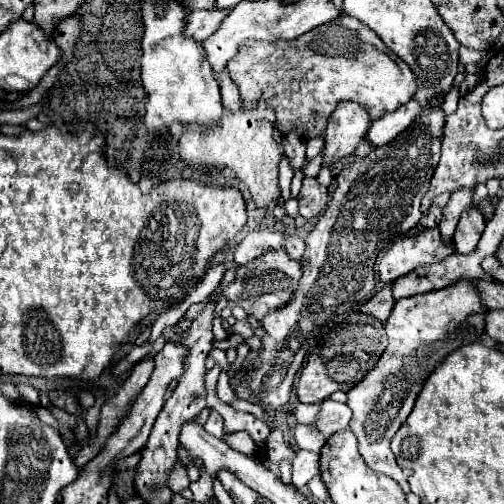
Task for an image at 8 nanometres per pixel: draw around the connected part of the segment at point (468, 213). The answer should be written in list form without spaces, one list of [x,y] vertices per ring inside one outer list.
[[[469,206],[461,214],[455,236],[453,236],[459,254],[473,252],[477,248],[477,244],[479,244],[479,238],[483,234],[483,230],[485,230],[485,218],[483,218],[481,210],[477,206]]]

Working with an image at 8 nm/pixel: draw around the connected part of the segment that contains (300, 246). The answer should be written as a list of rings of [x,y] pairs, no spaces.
[[[287,234],[287,238],[285,238],[285,250],[291,254],[291,258],[301,260],[301,254],[305,252],[305,242],[299,236],[295,236],[295,234]]]

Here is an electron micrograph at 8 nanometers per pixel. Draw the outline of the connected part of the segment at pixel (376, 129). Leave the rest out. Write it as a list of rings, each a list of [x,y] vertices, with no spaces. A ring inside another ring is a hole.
[[[409,100],[405,106],[399,106],[393,112],[387,112],[385,116],[371,122],[371,126],[365,132],[365,142],[373,146],[383,146],[397,138],[405,126],[413,124],[413,118],[417,118],[417,106],[413,106],[413,100]]]

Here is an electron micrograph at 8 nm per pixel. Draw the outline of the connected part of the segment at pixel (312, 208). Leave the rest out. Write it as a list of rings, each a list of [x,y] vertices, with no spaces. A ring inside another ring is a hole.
[[[317,176],[305,178],[297,200],[299,200],[299,214],[303,218],[311,220],[311,218],[319,216],[321,210],[325,210],[325,206],[329,204],[329,190],[323,184],[319,184]]]

